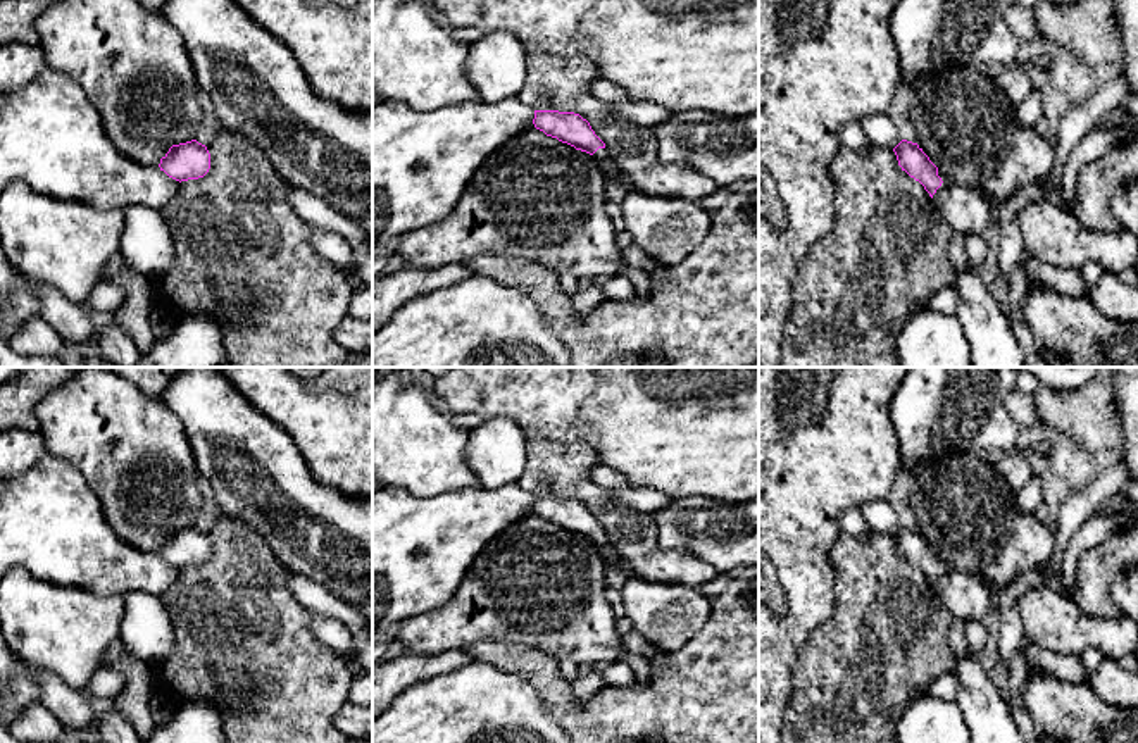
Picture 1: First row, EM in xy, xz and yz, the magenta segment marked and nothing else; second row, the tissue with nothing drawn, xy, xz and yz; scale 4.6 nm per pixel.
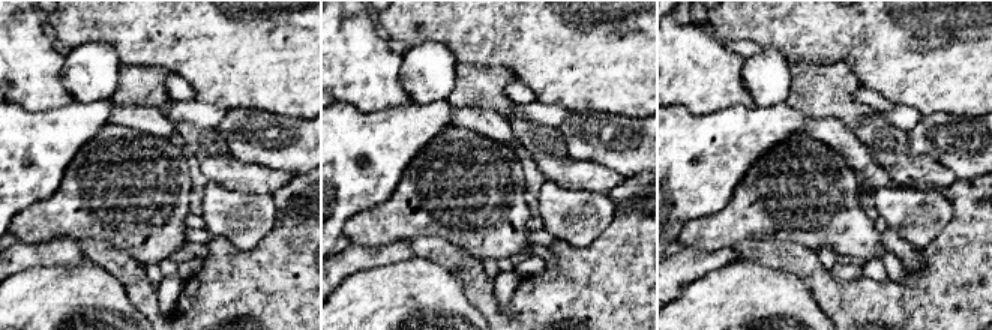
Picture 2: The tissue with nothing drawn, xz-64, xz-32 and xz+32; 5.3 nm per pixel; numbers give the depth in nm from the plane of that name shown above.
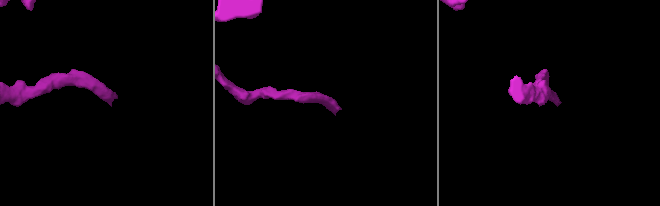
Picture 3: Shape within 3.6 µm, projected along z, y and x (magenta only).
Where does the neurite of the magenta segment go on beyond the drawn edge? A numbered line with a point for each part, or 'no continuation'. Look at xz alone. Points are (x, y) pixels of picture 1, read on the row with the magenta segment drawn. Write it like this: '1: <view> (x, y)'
1: xz (602, 157)

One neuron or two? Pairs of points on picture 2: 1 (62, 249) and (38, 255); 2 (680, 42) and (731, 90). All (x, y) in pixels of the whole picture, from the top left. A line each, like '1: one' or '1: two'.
1: one
2: one

